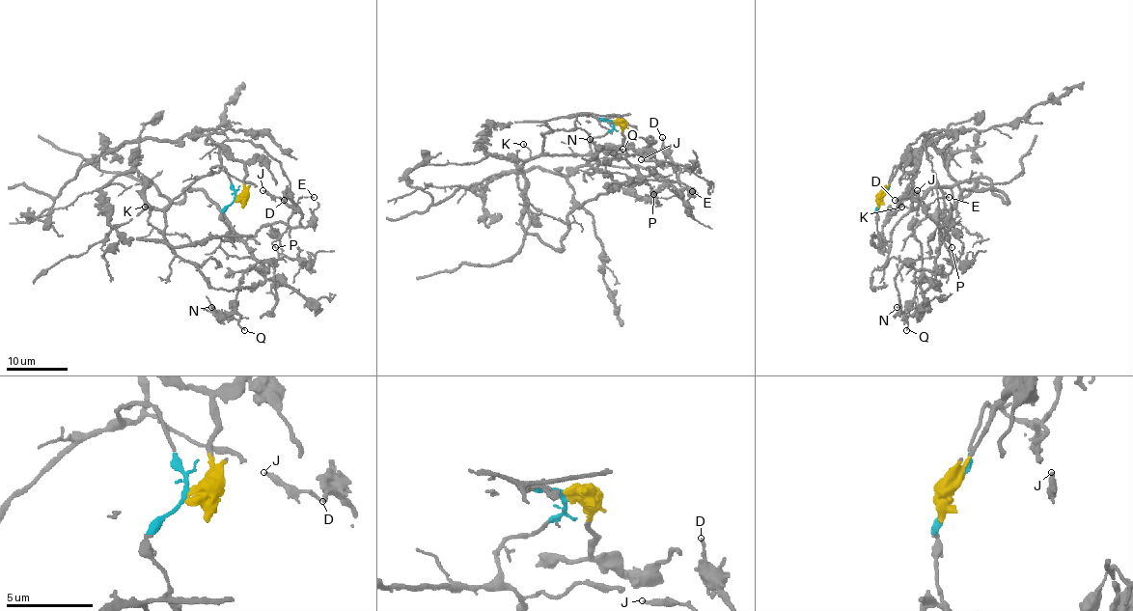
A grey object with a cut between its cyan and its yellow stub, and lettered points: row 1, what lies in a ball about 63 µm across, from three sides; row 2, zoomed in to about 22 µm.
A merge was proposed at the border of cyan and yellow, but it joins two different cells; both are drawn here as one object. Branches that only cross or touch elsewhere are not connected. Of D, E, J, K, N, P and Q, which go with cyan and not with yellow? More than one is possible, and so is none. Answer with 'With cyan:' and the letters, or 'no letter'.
With cyan: D, E, J, K, N, P, Q

